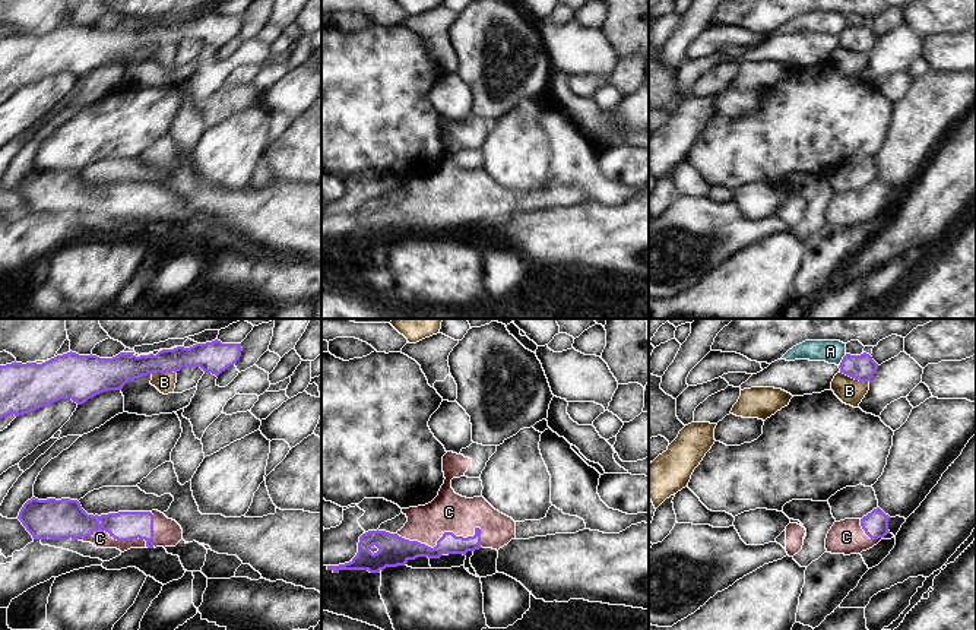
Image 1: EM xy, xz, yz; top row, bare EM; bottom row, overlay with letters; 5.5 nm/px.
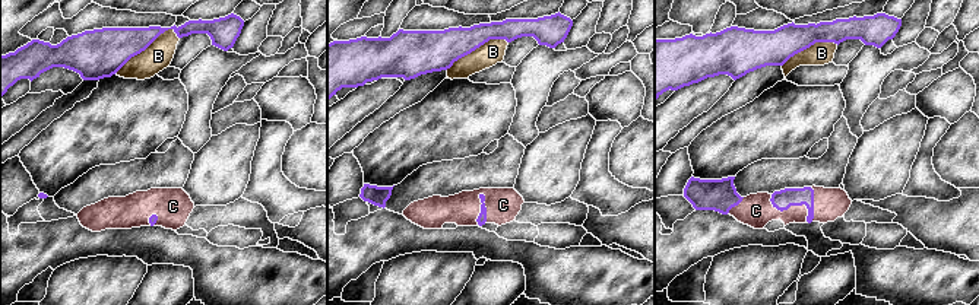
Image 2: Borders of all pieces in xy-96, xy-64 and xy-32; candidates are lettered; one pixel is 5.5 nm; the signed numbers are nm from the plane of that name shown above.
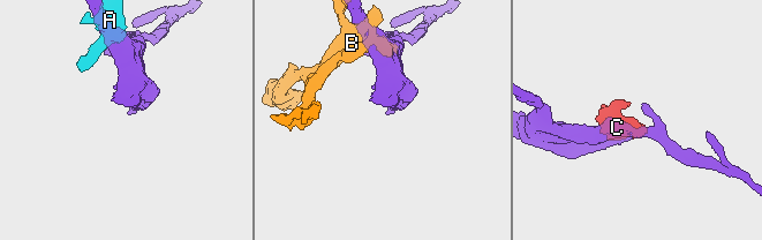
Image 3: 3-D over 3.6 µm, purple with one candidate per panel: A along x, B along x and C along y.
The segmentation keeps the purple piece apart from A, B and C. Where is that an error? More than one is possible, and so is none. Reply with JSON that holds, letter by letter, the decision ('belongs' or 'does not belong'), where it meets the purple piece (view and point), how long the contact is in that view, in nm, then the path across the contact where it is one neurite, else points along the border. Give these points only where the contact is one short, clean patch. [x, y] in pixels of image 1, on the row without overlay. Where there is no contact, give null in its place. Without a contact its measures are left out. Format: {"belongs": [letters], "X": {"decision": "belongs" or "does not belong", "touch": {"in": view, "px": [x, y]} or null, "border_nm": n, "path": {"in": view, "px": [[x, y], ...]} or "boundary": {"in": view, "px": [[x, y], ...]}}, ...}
{"belongs": ["C"], "A": {"decision": "does not belong", "touch": {"in": "yz", "px": [842, 32]}, "border_nm": 80, "boundary": {"in": "yz", "px": [[846, 27], [839, 38]]}}, "B": {"decision": "does not belong", "touch": {"in": "yz", "px": [854, 50]}, "border_nm": 180, "boundary": {"in": "yz", "px": [[839, 44], [868, 54]]}}, "C": {"decision": "belongs", "touch": {"in": "xz", "px": [447, 205]}, "border_nm": 480}}

